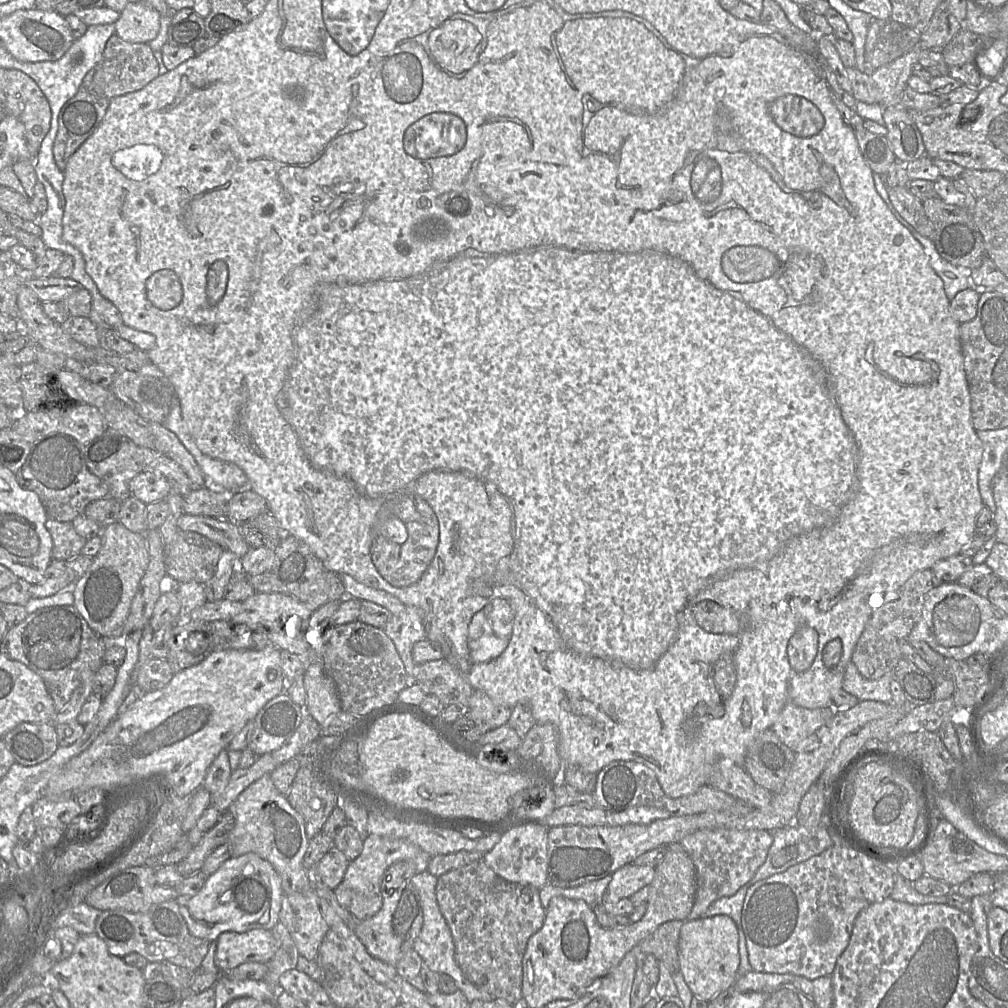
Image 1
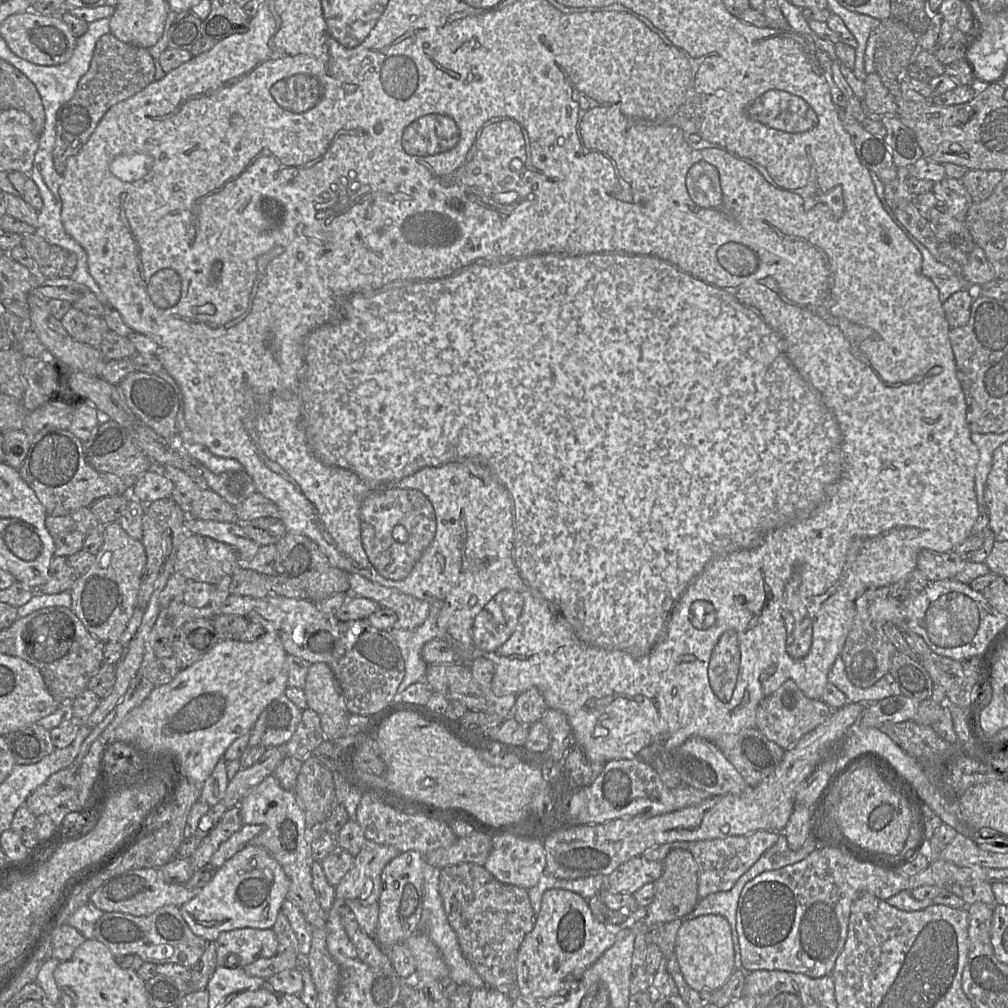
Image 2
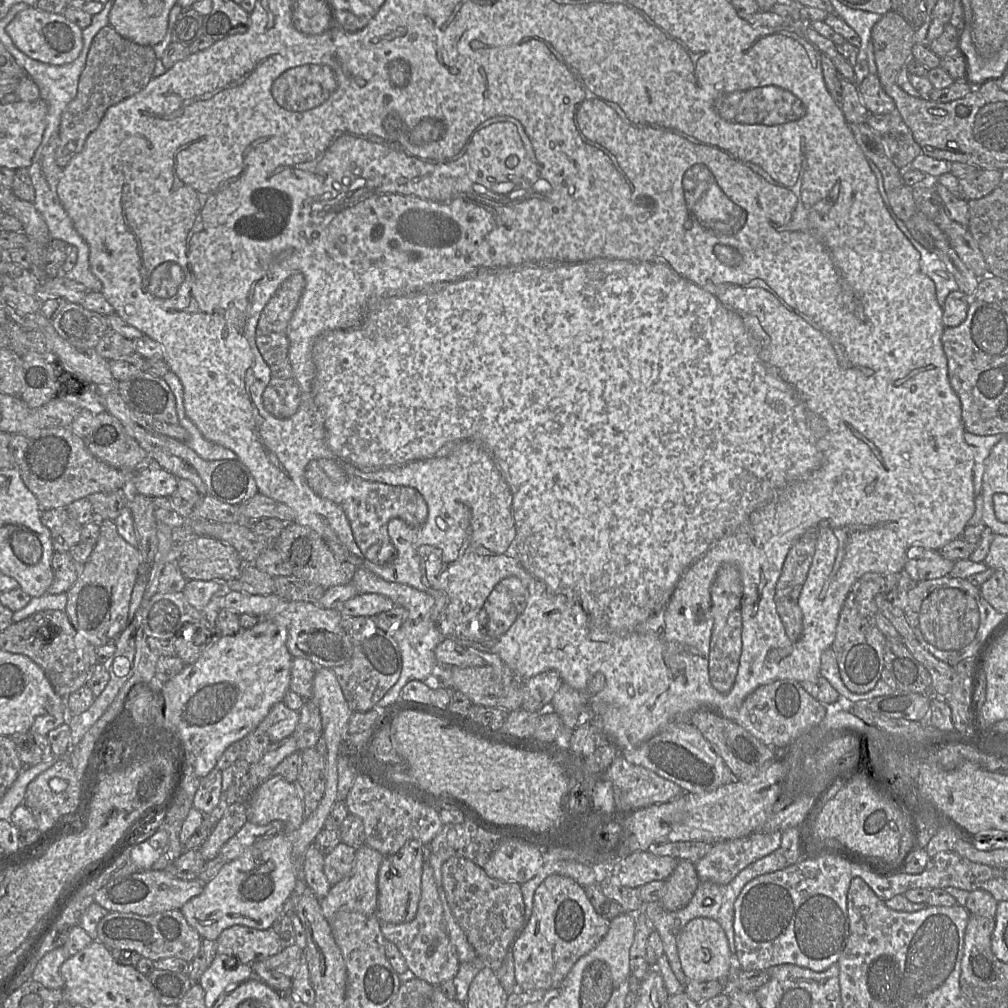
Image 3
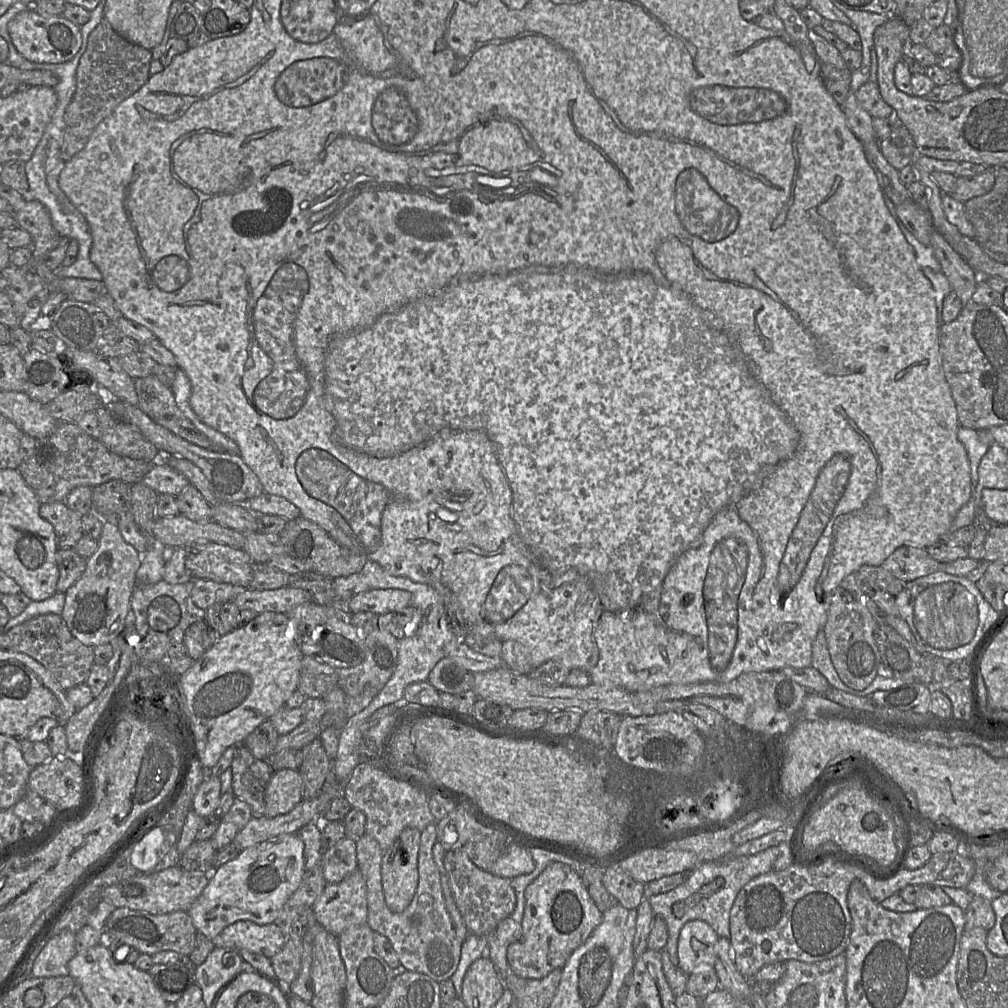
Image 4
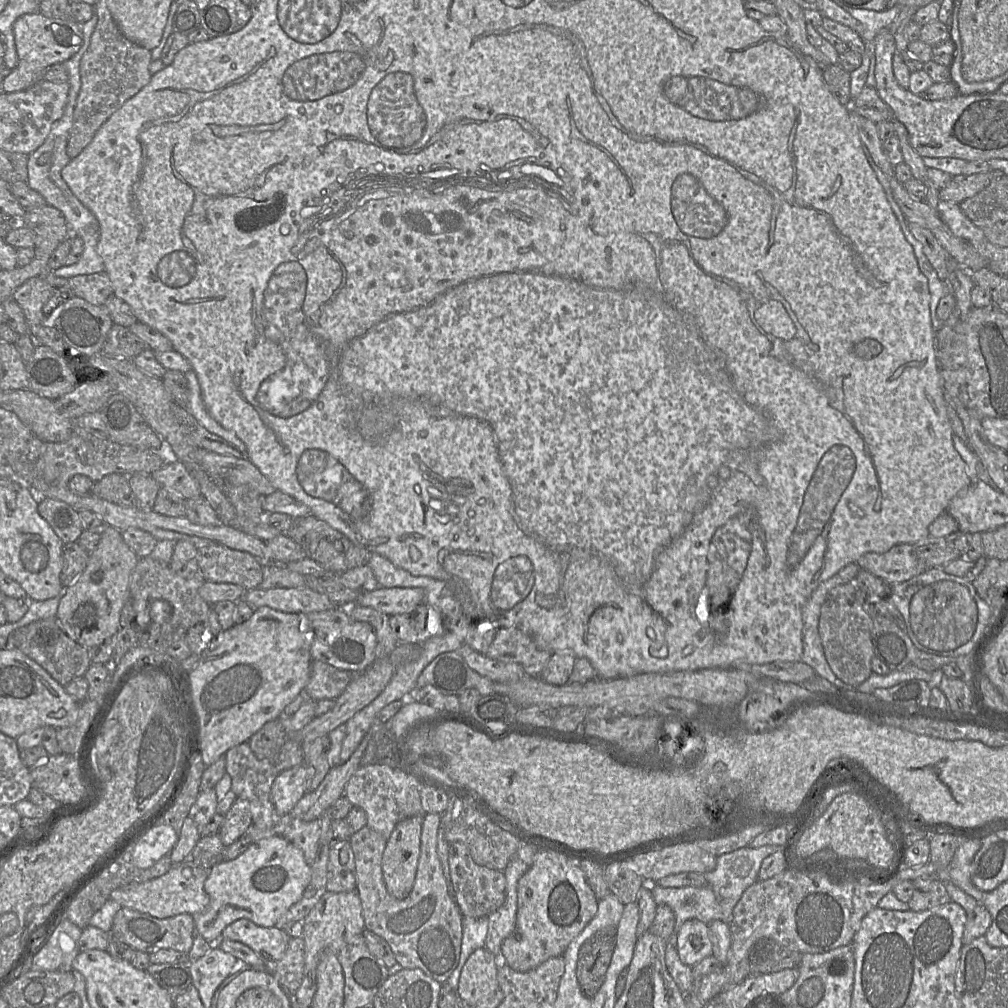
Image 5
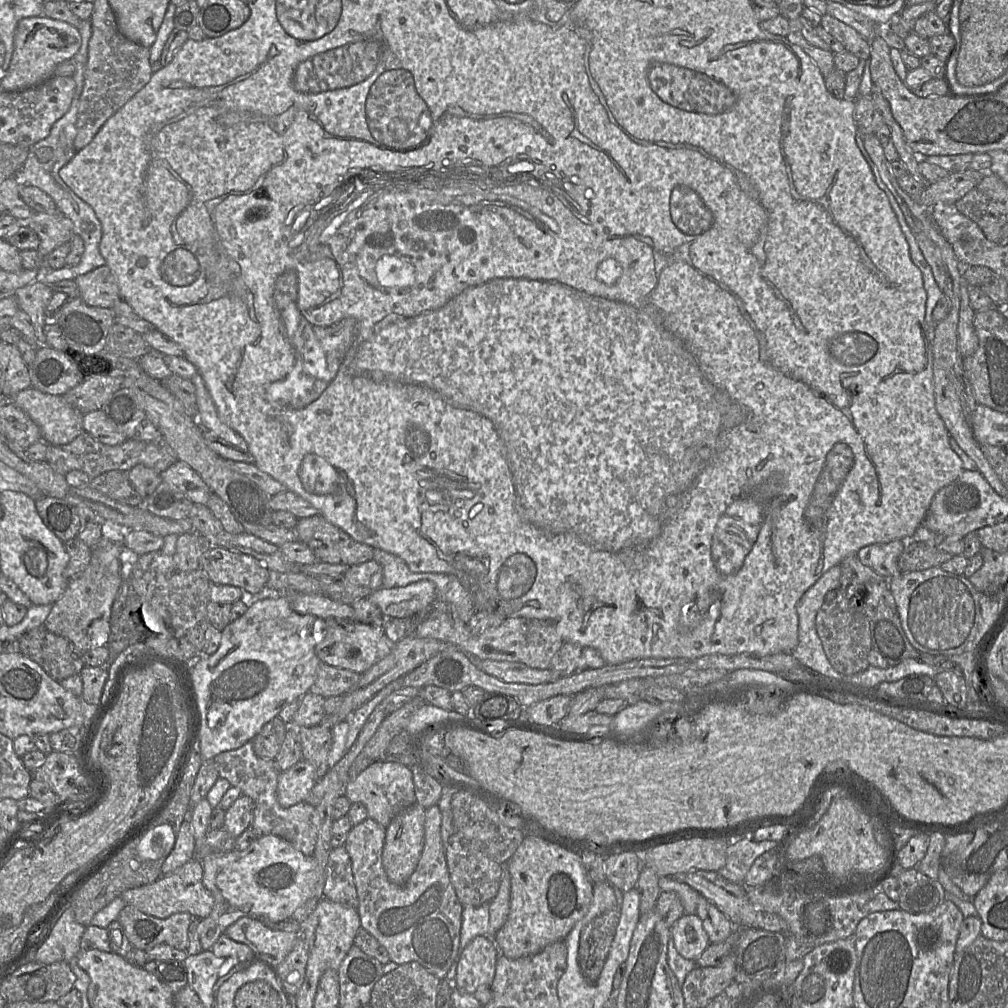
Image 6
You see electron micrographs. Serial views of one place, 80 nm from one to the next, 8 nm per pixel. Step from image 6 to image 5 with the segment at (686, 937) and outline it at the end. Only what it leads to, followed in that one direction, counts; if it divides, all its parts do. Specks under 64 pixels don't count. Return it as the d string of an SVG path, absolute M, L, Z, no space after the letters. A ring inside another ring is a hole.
M697 919L687 920L678 932L677 952L682 963L692 968L706 956L712 955L713 947L709 938L708 924Z

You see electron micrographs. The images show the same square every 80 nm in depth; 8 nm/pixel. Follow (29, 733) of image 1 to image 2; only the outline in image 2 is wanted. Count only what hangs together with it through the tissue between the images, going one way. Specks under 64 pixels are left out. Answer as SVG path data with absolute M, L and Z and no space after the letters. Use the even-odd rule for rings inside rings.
M38 723L23 727L4 737L16 764L35 764L56 749L50 731Z

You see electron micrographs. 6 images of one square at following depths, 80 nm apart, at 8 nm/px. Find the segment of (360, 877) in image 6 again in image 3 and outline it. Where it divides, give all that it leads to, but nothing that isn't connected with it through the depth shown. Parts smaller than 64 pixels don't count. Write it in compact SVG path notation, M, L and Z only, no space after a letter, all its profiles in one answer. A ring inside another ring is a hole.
M424 845L421 896L415 918L411 922L403 924L390 924L380 921L380 930L384 938L399 949L405 959L408 970L416 978L434 986L439 986L456 976L460 962L456 949L447 934L443 906L434 879L434 872L429 863L430 856L430 845Z

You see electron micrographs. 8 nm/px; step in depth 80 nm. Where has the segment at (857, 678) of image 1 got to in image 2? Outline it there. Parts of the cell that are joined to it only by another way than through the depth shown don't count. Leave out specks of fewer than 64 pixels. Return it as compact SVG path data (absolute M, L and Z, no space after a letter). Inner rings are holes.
M840 656L835 662L831 684L835 680L839 684L837 688L853 703L875 703L893 695L892 689L884 677L869 688L859 688L853 685L847 676L845 664Z

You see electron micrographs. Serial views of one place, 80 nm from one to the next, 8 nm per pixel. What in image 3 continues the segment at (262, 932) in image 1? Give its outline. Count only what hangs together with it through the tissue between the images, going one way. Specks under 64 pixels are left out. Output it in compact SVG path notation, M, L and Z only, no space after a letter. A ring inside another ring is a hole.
M234 925L223 930L215 942L217 954L234 956L245 965L263 961L283 949L281 939L273 927L259 930Z

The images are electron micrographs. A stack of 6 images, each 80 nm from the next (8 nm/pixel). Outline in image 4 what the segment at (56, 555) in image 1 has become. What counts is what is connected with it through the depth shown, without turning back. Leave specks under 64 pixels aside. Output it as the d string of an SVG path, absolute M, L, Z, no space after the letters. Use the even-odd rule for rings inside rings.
M65 502L42 503L40 516L54 528L58 549L74 548L83 536L82 517Z

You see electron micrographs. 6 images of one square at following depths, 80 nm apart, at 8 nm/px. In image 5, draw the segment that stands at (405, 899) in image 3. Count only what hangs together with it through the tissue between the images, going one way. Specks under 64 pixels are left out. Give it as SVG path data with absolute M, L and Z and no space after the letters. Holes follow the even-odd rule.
M424 817L400 821L387 840L382 856L382 873L388 893L403 900L412 891L420 856Z

